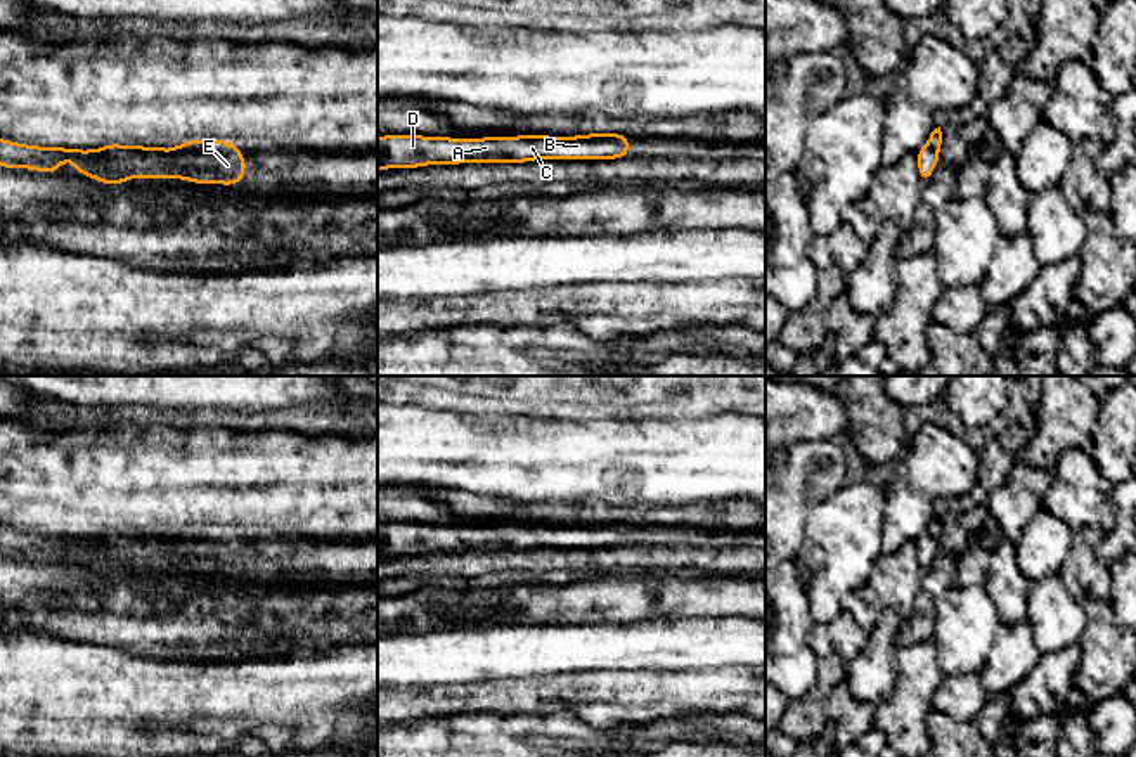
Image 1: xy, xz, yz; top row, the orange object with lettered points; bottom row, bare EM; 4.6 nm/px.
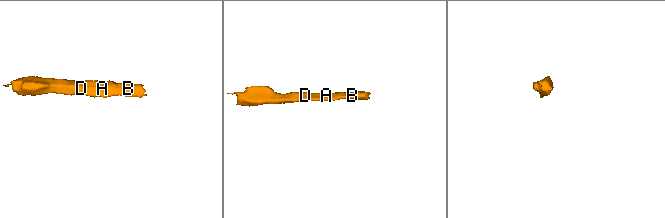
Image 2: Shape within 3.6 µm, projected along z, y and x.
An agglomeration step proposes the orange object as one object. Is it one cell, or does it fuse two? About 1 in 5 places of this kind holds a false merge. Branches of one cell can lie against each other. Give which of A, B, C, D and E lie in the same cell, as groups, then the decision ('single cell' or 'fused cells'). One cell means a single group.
A B C D E; single cell

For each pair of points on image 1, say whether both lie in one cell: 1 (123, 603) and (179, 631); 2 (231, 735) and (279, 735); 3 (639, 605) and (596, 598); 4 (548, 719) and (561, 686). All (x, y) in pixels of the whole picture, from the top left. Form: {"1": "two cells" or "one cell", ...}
{"1": "one cell", "2": "one cell", "3": "one cell", "4": "two cells"}

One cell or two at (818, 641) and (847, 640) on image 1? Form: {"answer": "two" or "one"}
{"answer": "one"}

